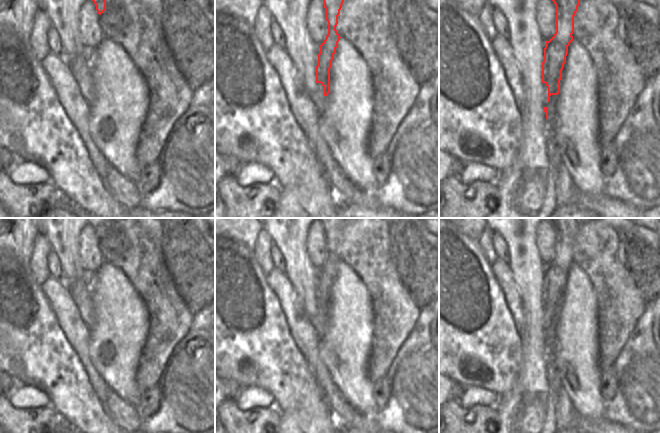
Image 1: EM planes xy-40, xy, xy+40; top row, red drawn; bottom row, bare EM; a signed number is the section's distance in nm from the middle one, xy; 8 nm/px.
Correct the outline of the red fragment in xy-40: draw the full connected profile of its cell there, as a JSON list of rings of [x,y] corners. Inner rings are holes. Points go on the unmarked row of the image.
[[[88,218],[88,223],[94,226],[99,239],[106,234],[107,222],[108,221],[105,218]]]

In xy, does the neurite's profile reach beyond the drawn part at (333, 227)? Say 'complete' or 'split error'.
complete

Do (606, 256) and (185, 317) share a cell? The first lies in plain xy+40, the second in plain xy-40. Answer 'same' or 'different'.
same

